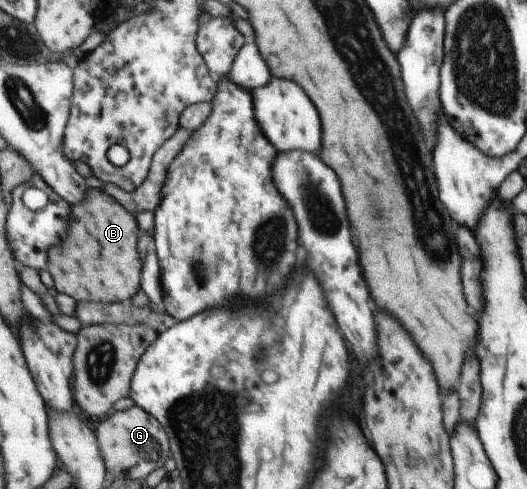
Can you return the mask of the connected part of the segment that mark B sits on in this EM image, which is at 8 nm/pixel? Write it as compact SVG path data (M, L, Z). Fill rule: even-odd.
M91 189L84 202L71 205L72 220L70 228L72 234L63 240L62 245L50 250L48 268L54 276L54 287L58 292L68 294L76 302L94 301L101 303L115 303L130 300L140 290L140 276L142 276L142 260L138 252L140 242L140 228L134 215L121 202L102 189Z

